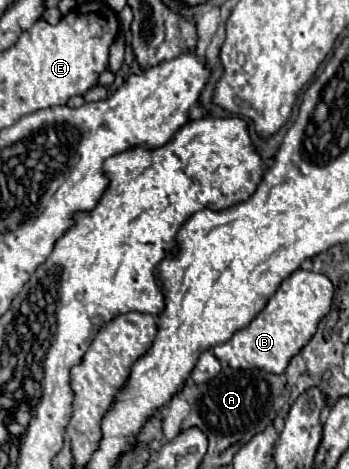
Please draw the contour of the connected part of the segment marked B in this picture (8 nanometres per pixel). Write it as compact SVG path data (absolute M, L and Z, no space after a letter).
M299 268L293 272L277 292L269 298L267 306L251 320L249 326L237 330L231 340L213 348L213 354L227 362L231 368L263 368L273 374L281 374L289 360L311 340L321 318L331 310L333 286L325 274L315 274Z

